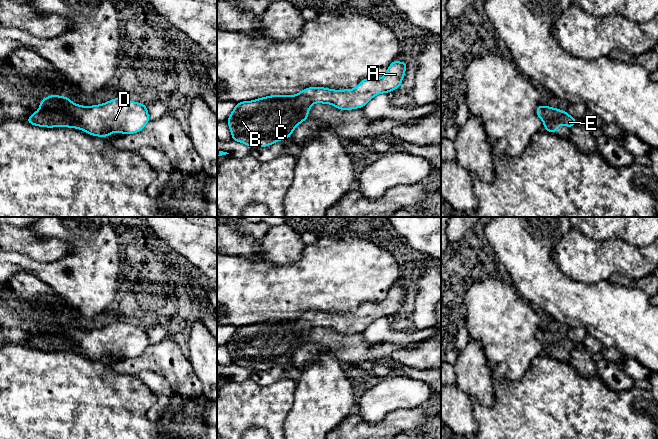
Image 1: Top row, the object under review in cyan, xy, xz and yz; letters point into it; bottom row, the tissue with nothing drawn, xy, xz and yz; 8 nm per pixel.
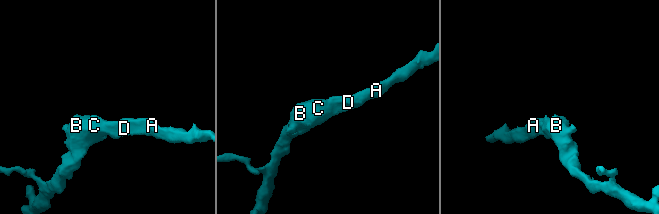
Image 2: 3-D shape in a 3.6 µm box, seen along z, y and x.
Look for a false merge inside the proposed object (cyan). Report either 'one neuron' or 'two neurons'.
one neuron

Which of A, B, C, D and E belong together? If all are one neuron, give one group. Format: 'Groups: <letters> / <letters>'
Groups: A B C D E

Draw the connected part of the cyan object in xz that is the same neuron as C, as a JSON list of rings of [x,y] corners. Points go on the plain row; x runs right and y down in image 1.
[[[393,284],[385,299],[381,302],[363,303],[354,313],[334,314],[324,311],[308,311],[295,319],[271,319],[236,327],[227,343],[232,364],[244,367],[250,372],[267,371],[280,364],[291,361],[294,353],[308,343],[311,329],[315,327],[331,328],[340,334],[363,332],[373,321],[398,313],[407,292],[406,286]]]

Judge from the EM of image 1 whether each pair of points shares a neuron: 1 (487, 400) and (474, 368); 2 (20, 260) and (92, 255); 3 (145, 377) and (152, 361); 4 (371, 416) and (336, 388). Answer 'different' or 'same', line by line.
1: same
2: same
3: different
4: different

